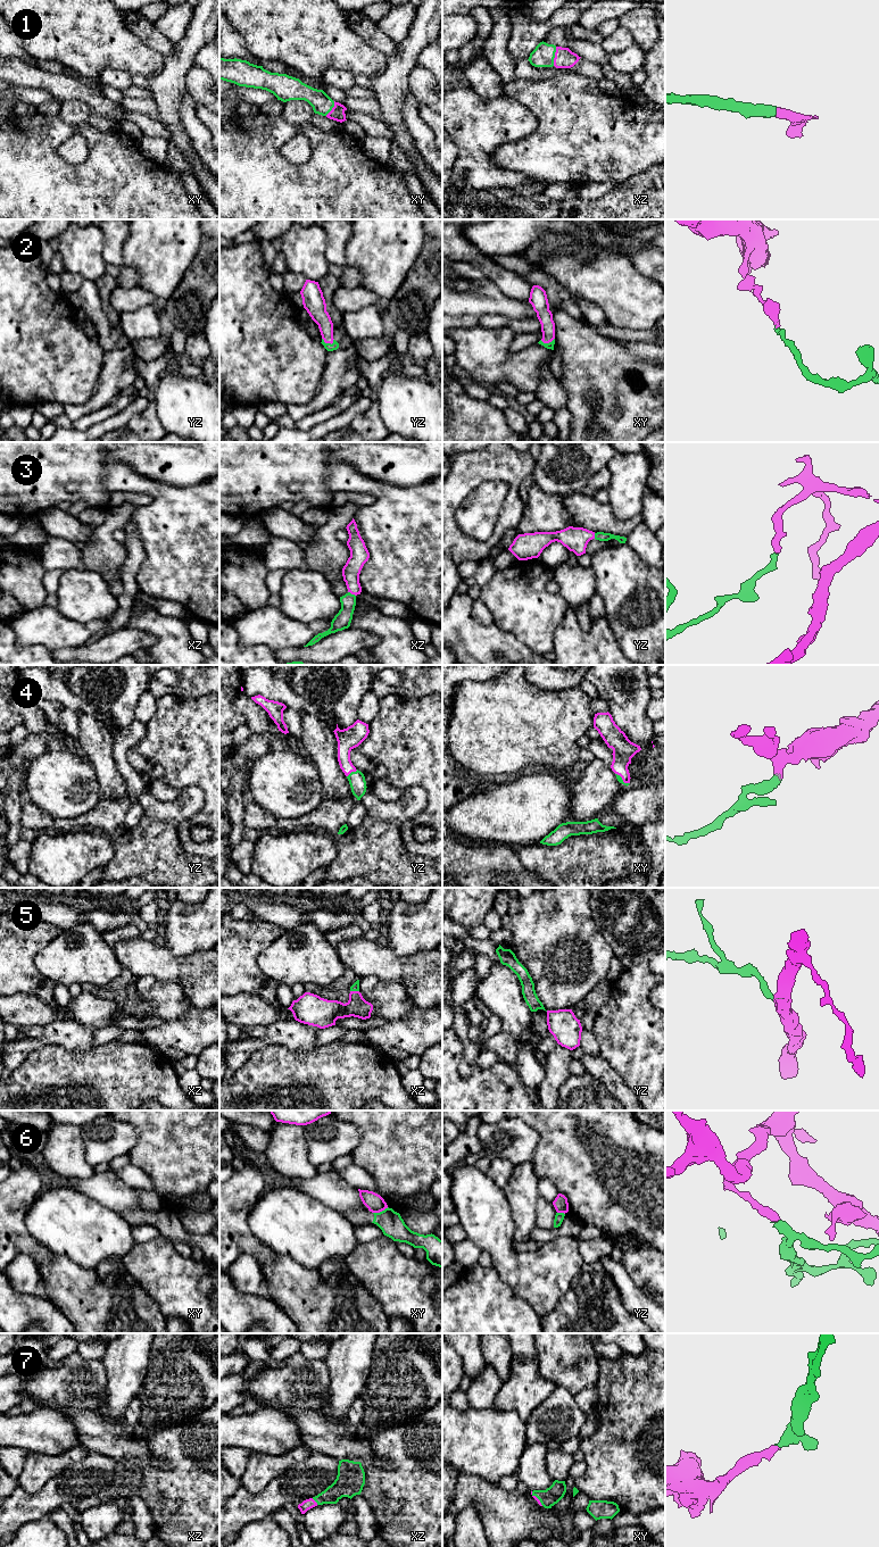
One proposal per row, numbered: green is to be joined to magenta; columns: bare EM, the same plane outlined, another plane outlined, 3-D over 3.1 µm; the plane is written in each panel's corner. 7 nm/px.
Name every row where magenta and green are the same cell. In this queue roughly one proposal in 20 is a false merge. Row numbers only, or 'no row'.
1, 2, 3, 4, 5, 7

